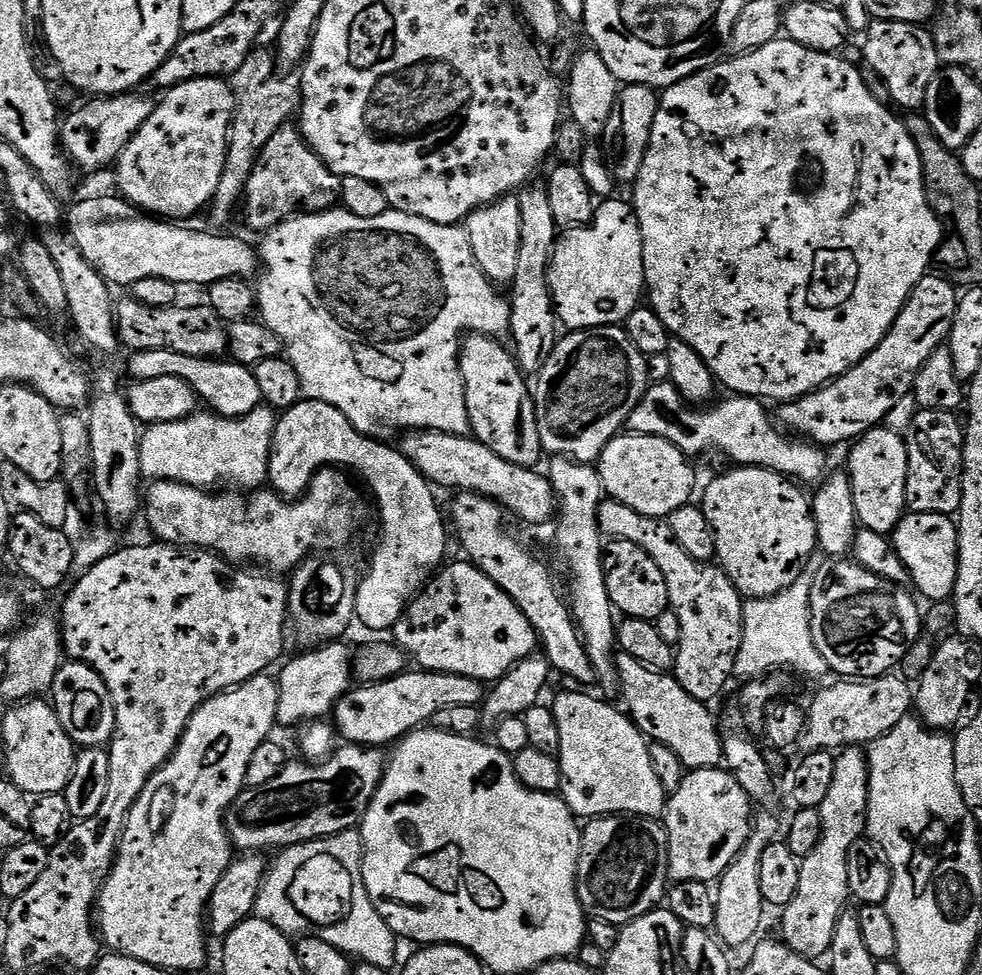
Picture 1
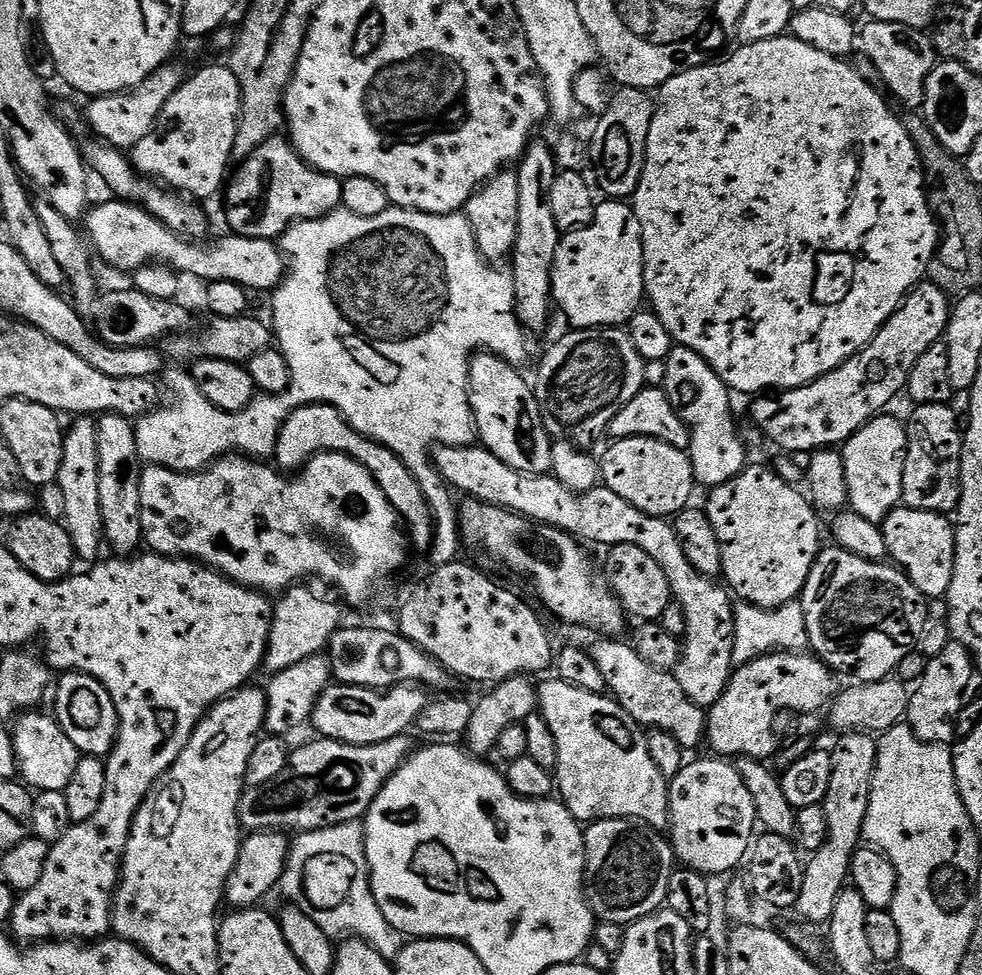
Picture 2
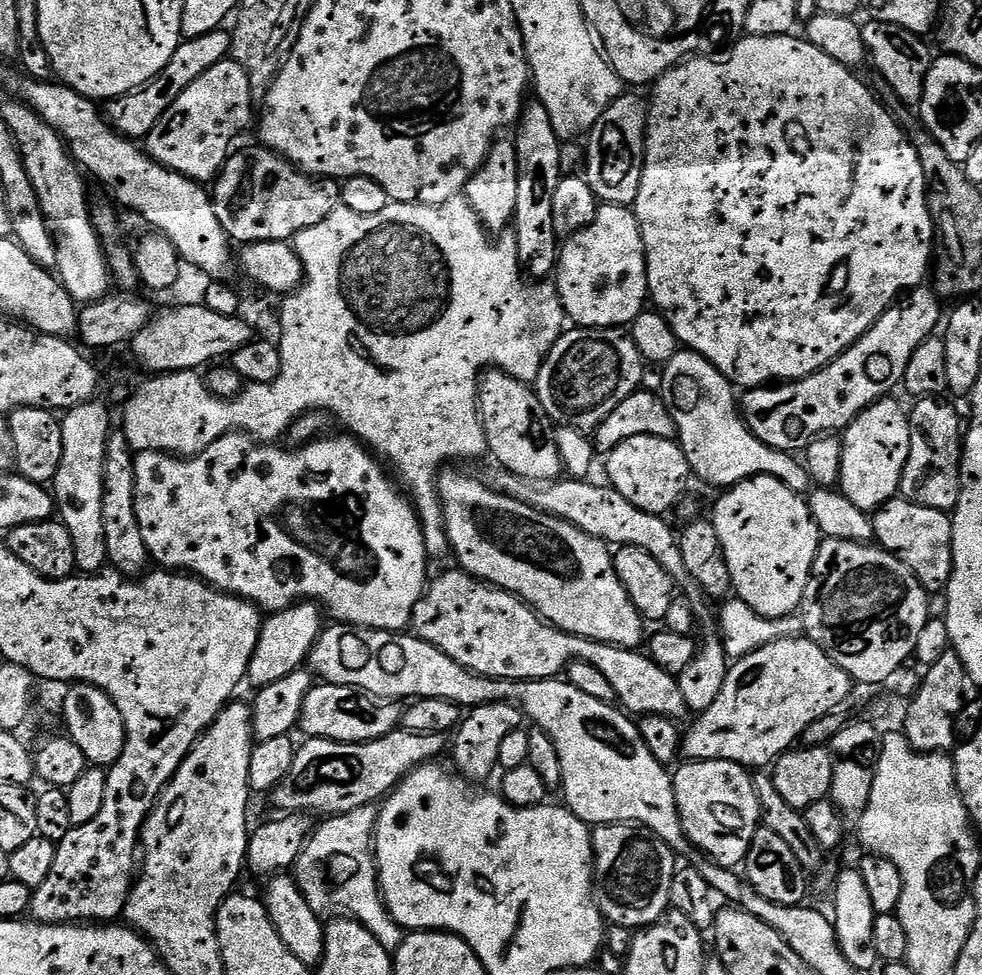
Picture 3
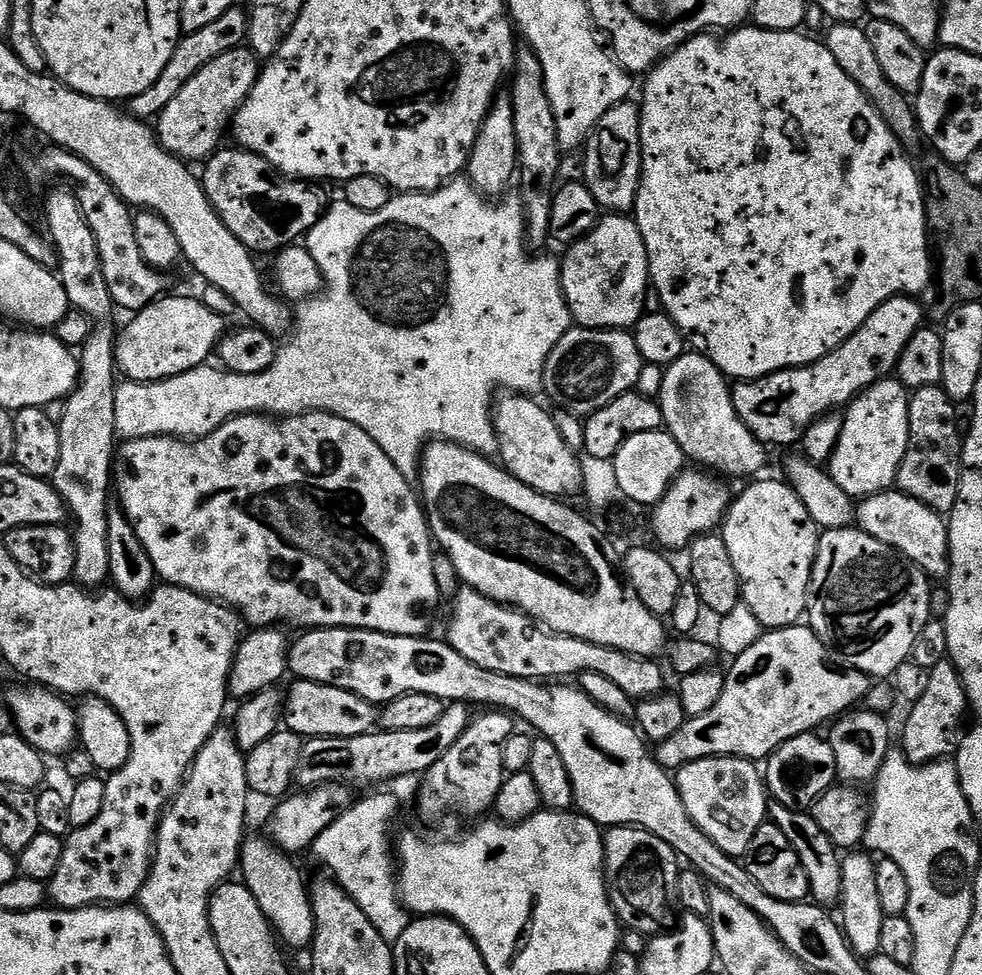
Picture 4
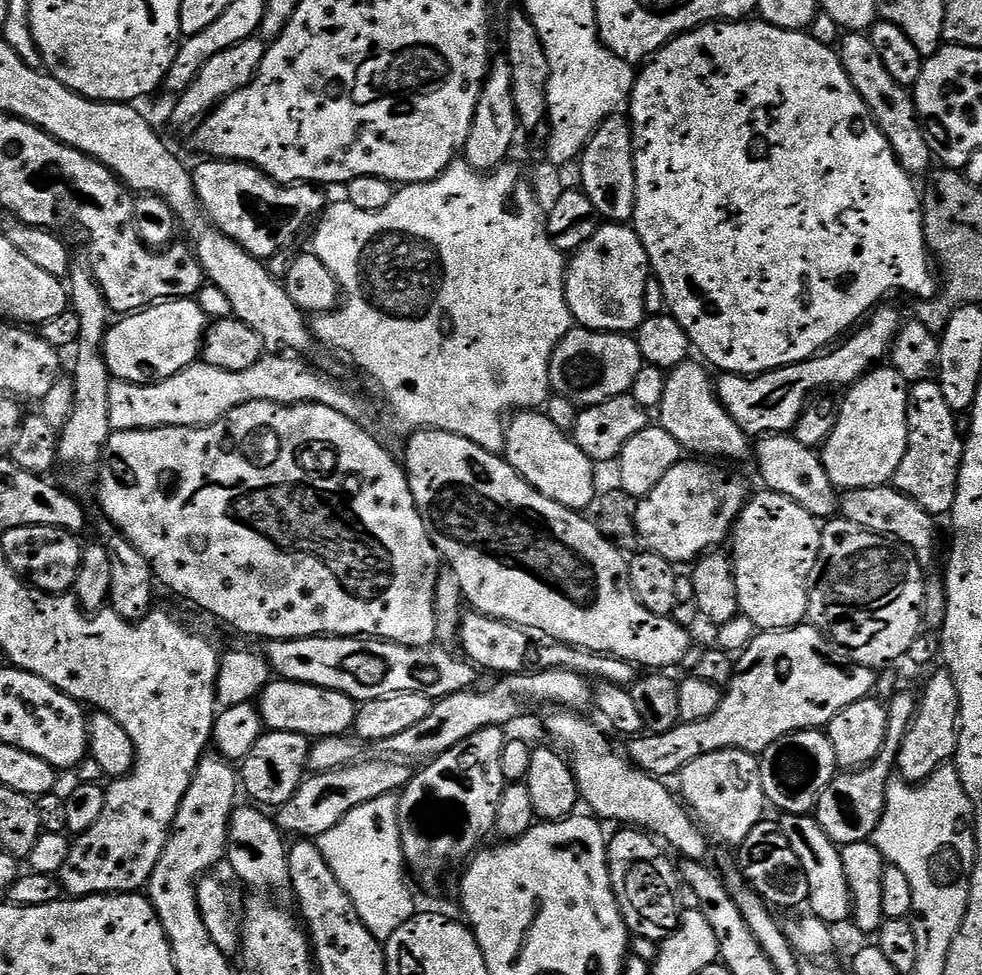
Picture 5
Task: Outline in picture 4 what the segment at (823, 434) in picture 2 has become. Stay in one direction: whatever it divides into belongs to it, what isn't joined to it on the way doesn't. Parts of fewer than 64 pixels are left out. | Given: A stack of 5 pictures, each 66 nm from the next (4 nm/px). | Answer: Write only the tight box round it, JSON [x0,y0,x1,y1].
[731,294,925,446]

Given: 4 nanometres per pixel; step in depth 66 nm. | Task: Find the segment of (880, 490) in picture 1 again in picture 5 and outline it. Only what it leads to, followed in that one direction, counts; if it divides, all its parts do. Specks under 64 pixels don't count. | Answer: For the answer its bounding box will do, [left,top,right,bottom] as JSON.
[822,366,909,489]

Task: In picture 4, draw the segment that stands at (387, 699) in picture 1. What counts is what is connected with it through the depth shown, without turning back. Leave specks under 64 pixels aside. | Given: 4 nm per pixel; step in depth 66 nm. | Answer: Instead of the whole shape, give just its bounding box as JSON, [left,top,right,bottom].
[282,680,378,738]

